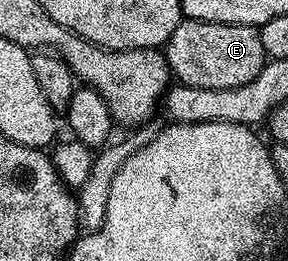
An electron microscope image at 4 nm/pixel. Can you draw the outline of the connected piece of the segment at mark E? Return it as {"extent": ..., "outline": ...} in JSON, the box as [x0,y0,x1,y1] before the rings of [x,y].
{"extent":[165,21,268,88],"outline":[[[180,21],[177,31],[169,38],[165,46],[167,66],[171,69],[172,78],[180,85],[193,88],[235,88],[257,78],[268,60],[265,47],[261,47],[261,35],[254,25],[230,25],[212,21]]]}

